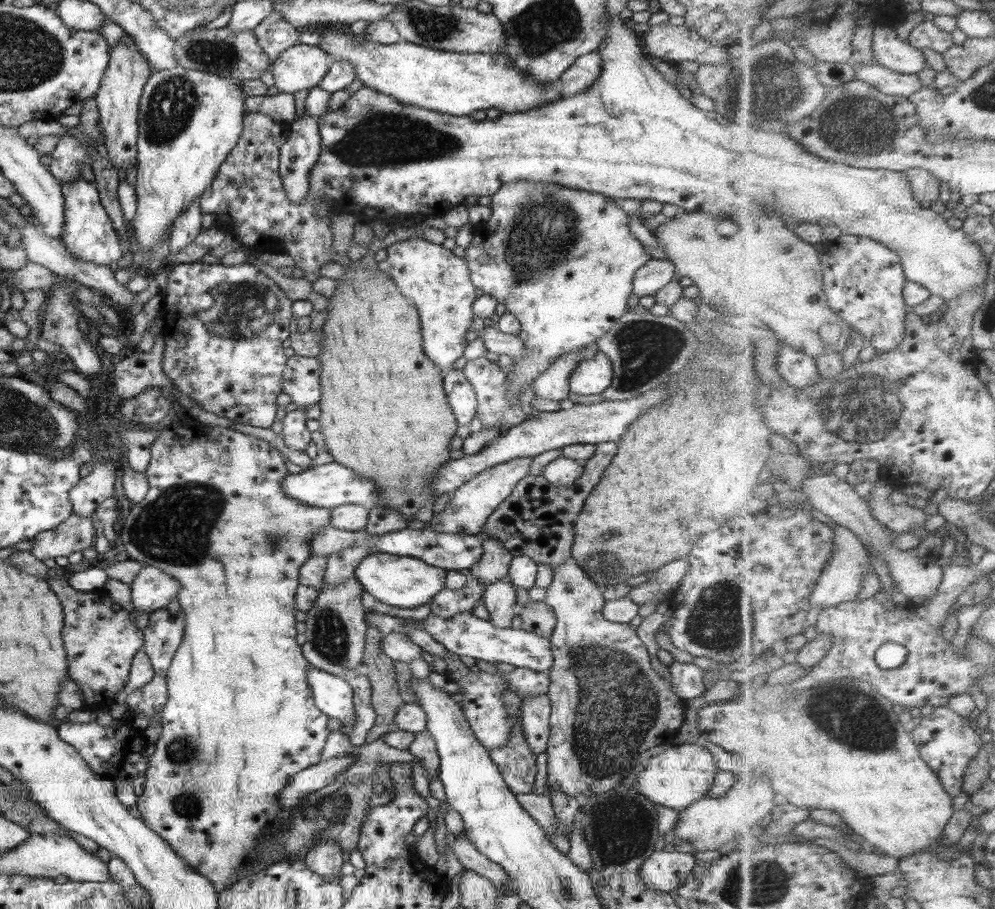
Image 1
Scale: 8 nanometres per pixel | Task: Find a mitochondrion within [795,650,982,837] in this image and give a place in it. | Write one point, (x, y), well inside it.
(859, 722)

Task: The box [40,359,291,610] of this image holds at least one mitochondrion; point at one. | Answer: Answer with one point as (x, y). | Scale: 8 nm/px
(176, 526)

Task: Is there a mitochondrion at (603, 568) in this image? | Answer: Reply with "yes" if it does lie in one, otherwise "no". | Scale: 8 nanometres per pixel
yes

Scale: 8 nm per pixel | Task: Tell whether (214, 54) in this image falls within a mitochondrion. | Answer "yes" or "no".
yes

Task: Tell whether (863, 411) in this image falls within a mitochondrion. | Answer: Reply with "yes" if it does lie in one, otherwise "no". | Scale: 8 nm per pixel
yes

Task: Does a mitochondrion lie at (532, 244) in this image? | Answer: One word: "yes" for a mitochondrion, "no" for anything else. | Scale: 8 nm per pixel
yes

